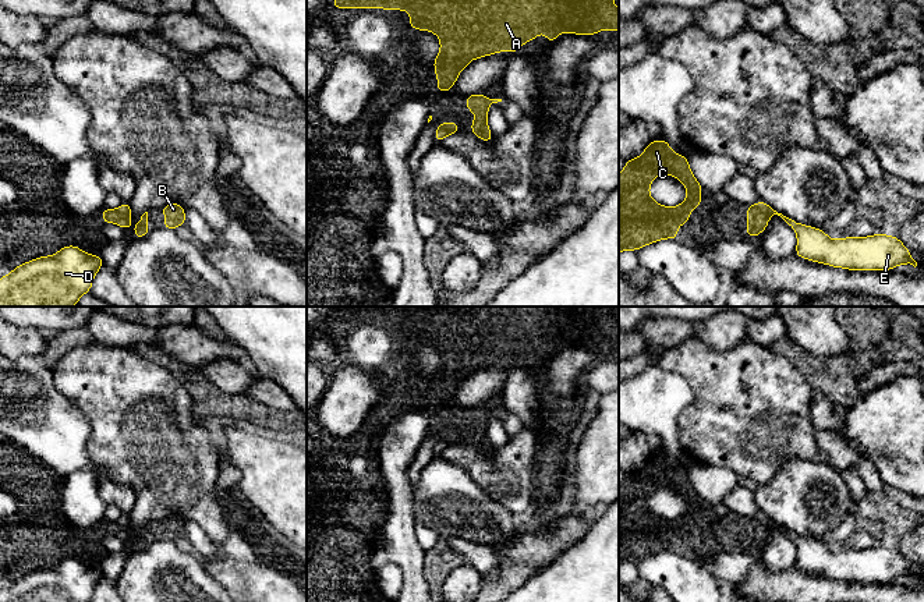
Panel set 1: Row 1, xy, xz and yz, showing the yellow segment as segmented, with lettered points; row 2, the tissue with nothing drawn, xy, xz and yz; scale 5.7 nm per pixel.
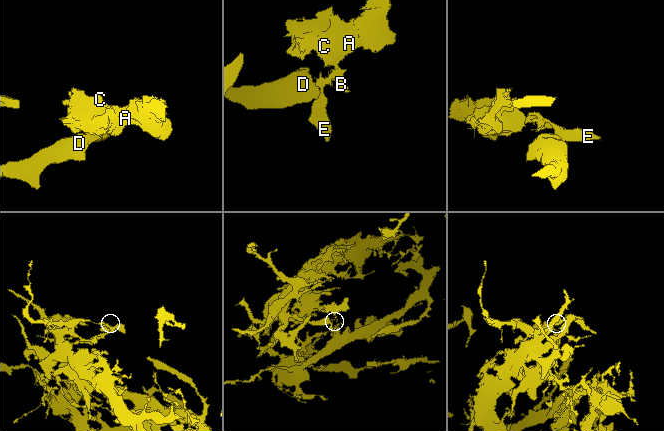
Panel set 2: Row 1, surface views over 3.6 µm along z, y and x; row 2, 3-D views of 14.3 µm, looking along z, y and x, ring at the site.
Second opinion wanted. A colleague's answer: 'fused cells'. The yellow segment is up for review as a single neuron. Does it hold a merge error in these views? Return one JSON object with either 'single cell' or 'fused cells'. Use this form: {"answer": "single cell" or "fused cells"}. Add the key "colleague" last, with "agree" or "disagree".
{"answer": "fused cells", "colleague": "agree"}

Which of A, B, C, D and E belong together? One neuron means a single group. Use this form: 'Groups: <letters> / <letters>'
Groups: A B C / D E

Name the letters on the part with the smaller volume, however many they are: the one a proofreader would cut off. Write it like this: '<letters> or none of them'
A, B, C

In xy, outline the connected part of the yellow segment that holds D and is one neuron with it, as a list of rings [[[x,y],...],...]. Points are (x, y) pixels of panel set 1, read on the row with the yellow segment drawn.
[[[75,245],[25,262],[0,279],[0,307],[72,307],[89,293],[93,277],[103,265],[99,255],[86,254]]]

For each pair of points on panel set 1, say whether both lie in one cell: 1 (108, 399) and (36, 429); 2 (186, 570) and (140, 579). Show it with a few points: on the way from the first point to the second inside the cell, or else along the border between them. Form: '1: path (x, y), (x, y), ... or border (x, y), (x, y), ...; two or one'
1: border (56, 388), (87, 418), (89, 427), (88, 442); two
2: path (174, 579), (151, 579); one

